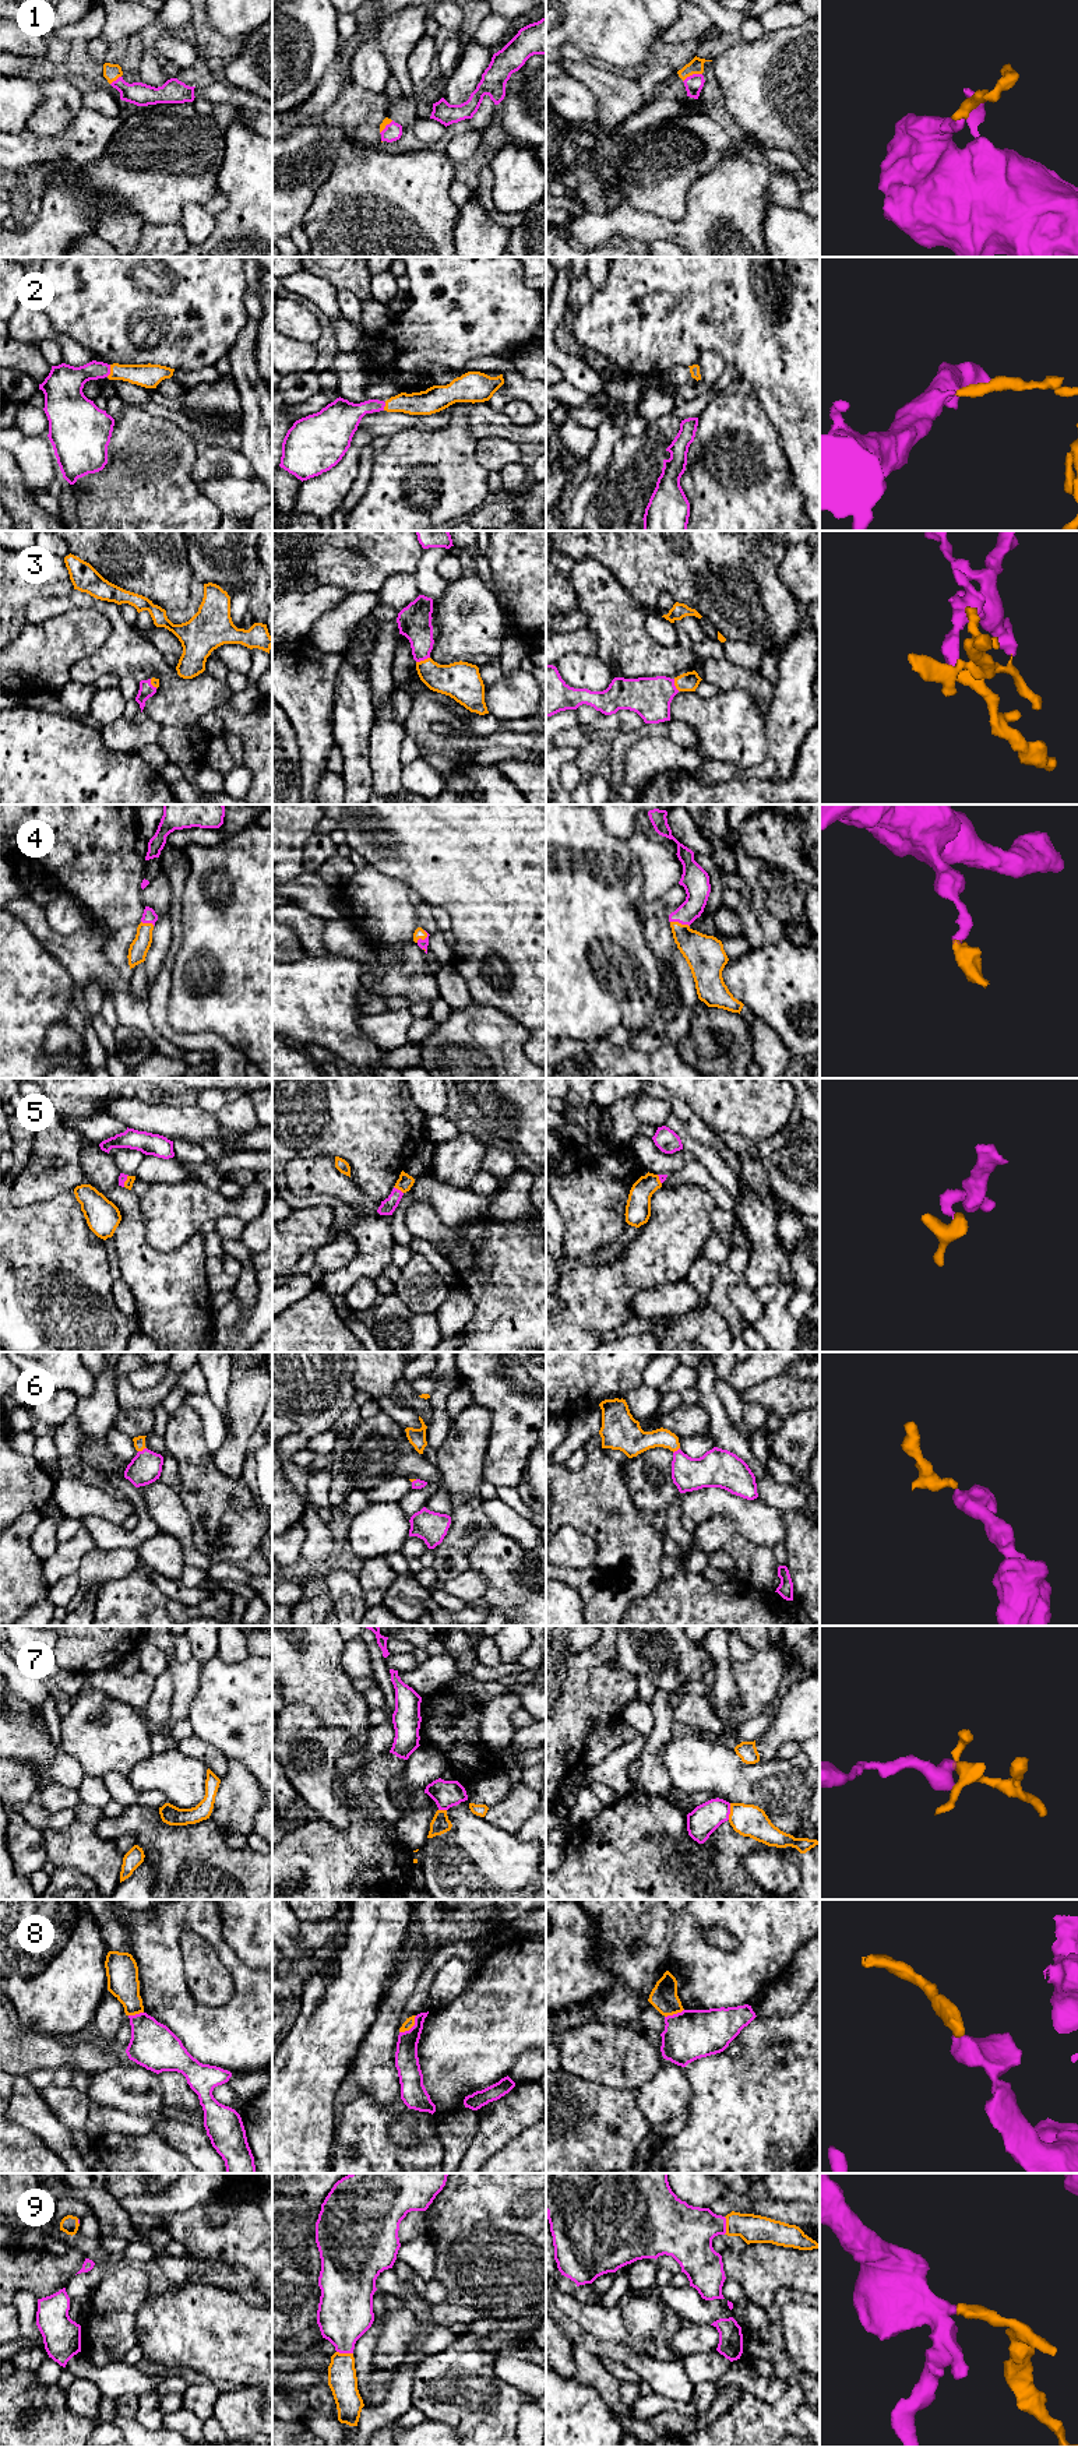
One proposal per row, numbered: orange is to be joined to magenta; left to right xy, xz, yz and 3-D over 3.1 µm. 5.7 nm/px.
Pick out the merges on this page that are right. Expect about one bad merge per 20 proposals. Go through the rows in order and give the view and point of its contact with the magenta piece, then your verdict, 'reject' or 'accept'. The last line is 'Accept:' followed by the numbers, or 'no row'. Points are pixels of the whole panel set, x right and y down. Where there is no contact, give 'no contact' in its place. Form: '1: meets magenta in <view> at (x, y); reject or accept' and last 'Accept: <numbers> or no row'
1: meets magenta in yz at (693, 74); accept
2: meets magenta in xy at (109, 370); accept
3: meets magenta in xz at (422, 659); accept
4: meets magenta in yz at (680, 922); accept
5: meets magenta in xz at (397, 1189); accept
6: meets magenta in xy at (143, 1450); accept
7: meets magenta in yz at (729, 1812); reject
8: meets magenta in xz at (412, 2027); accept
9: meets magenta in yz at (725, 2225); accept
Accept: 1, 2, 3, 4, 5, 6, 8, 9

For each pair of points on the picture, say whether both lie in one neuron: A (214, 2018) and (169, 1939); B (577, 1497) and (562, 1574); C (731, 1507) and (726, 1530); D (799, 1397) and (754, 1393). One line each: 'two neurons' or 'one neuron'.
A: one neuron
B: one neuron
C: two neurons
D: one neuron

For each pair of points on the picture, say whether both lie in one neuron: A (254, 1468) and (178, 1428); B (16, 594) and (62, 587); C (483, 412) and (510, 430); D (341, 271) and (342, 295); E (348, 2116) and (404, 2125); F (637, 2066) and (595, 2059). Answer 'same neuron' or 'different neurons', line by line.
A: different neurons
B: same neuron
C: same neuron
D: different neurons
E: different neurons
F: same neuron

